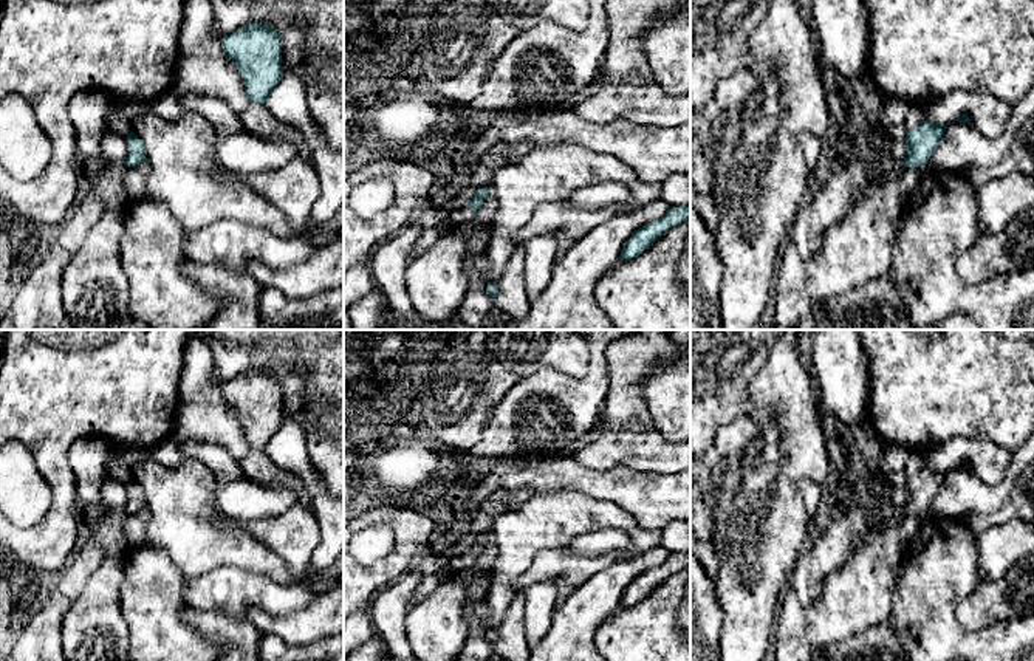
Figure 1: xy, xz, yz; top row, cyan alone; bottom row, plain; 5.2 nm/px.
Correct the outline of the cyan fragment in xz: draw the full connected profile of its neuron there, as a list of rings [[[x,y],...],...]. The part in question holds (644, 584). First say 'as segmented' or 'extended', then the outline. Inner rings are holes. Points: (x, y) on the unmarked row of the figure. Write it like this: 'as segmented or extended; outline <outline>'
as segmented; outline [[[690,553],[670,554],[666,562],[635,577],[625,588],[619,605],[630,607],[650,594],[663,581],[690,565]]]

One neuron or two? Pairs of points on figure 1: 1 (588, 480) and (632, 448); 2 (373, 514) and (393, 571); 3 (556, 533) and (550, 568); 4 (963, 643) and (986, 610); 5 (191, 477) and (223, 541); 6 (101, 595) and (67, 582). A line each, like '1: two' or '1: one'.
1: two
2: one
3: two
4: two
5: one
6: two

